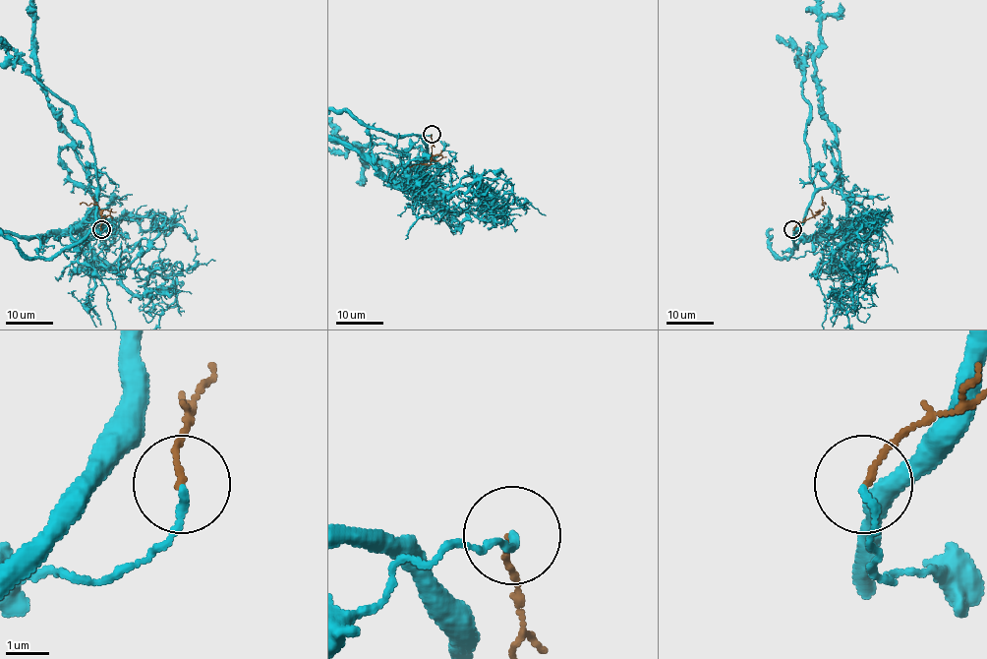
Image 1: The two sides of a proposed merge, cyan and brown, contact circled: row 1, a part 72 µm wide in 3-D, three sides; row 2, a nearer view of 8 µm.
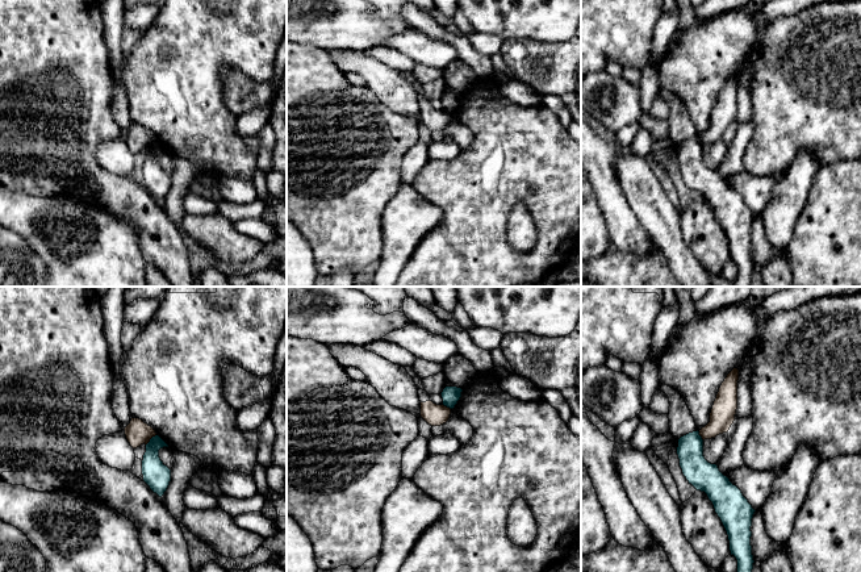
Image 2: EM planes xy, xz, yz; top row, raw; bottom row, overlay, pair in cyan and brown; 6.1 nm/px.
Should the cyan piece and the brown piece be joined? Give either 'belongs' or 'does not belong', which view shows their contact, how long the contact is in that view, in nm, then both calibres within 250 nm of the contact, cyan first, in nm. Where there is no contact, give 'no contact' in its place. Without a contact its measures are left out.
does not belong; contact in xy; length 90 nm; calibres 160 and 150 nm

